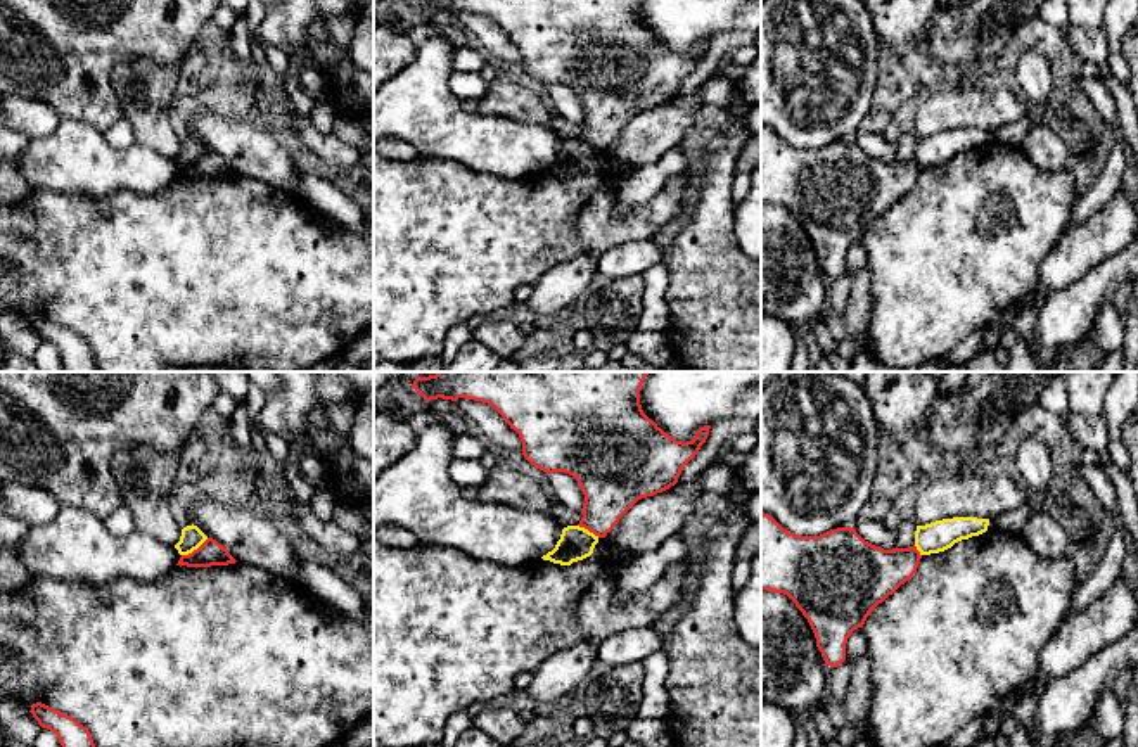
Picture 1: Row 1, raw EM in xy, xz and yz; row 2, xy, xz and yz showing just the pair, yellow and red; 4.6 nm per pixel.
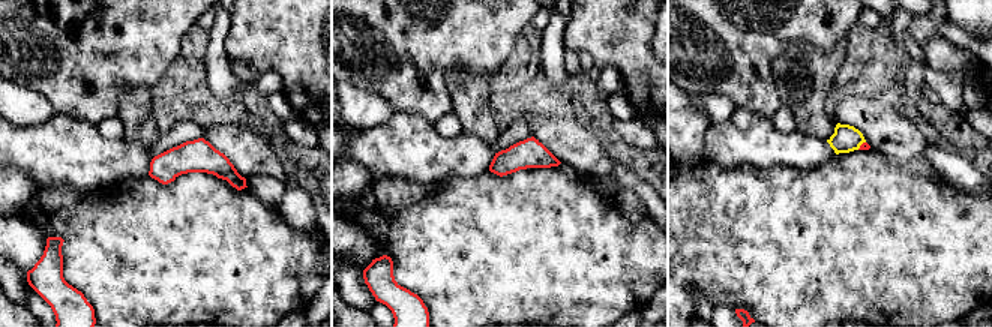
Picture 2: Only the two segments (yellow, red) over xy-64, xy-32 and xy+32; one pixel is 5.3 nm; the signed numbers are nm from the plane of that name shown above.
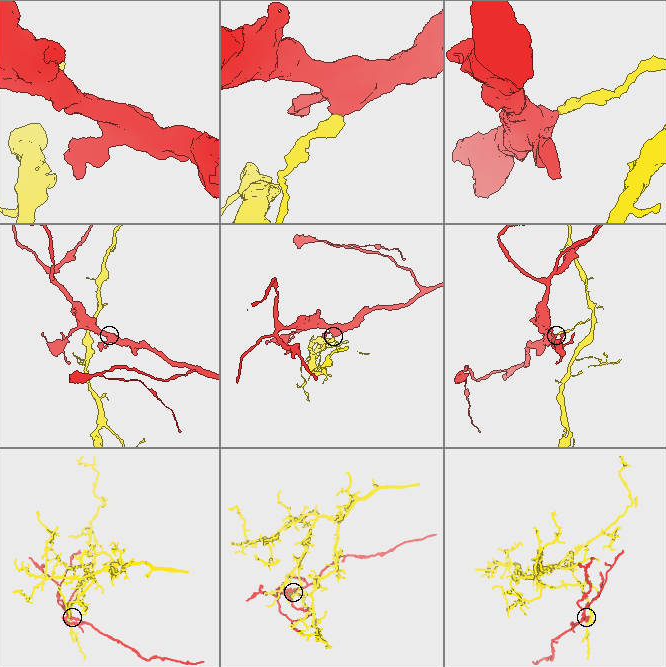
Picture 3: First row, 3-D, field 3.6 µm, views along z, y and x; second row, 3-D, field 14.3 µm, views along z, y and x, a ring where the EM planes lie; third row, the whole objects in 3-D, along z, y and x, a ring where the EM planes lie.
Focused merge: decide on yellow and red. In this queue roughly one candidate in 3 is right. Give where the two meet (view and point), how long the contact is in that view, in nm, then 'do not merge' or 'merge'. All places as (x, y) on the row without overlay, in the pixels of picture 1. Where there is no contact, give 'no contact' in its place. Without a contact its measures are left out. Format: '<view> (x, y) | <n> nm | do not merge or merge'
xy (194, 161) | 150 nm | do not merge

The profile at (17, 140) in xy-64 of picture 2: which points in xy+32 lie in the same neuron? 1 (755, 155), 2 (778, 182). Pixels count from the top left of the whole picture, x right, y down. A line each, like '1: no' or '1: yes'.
1: yes
2: no

